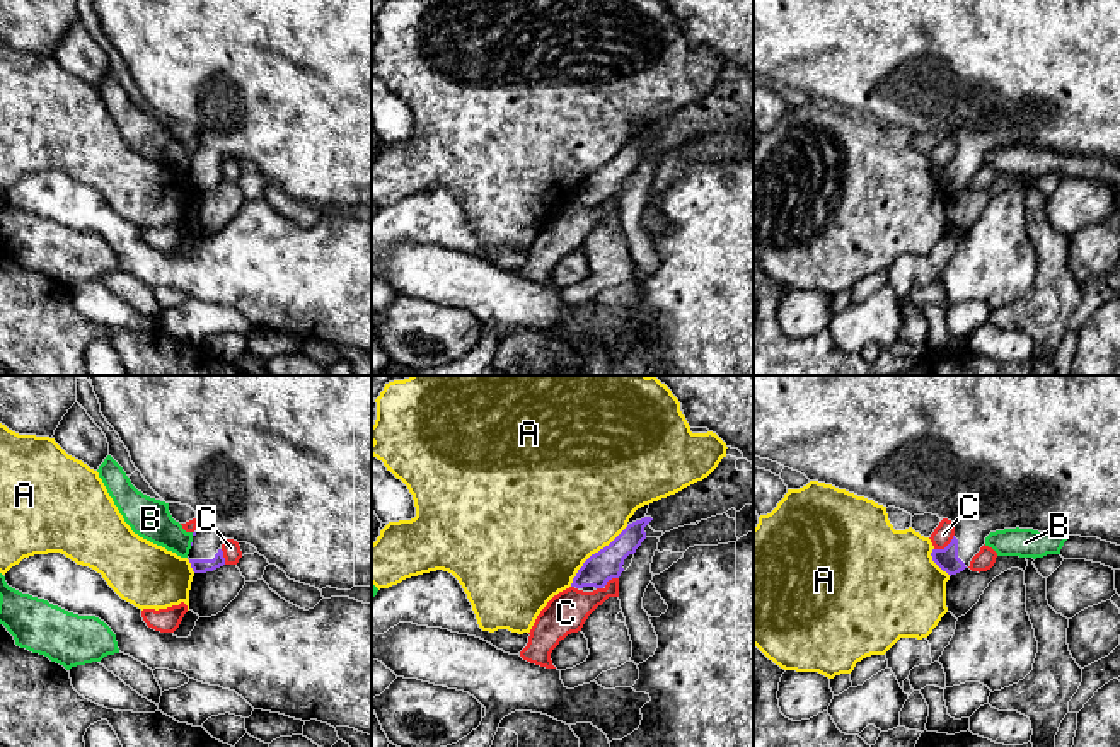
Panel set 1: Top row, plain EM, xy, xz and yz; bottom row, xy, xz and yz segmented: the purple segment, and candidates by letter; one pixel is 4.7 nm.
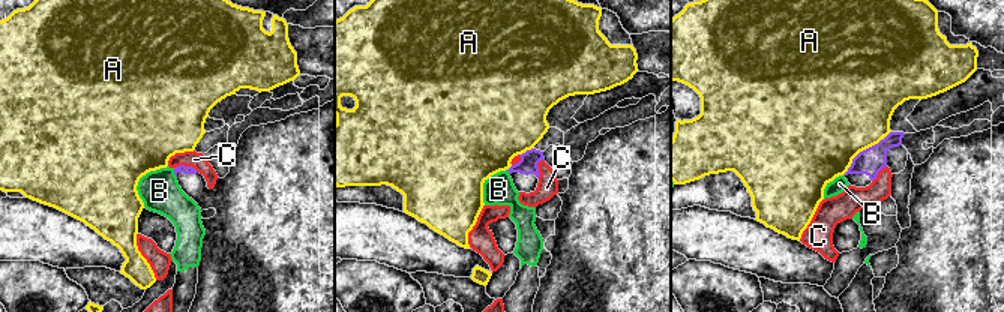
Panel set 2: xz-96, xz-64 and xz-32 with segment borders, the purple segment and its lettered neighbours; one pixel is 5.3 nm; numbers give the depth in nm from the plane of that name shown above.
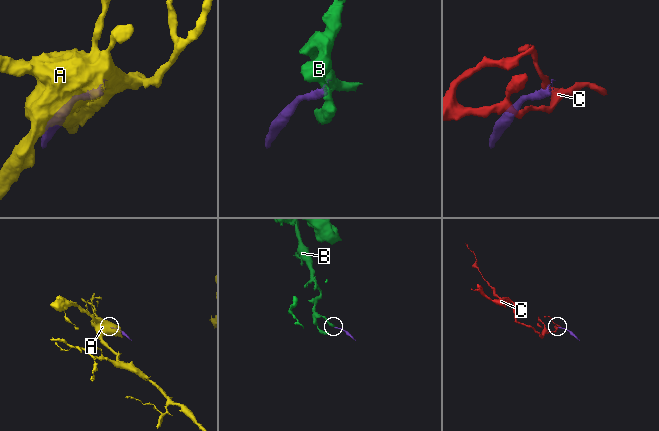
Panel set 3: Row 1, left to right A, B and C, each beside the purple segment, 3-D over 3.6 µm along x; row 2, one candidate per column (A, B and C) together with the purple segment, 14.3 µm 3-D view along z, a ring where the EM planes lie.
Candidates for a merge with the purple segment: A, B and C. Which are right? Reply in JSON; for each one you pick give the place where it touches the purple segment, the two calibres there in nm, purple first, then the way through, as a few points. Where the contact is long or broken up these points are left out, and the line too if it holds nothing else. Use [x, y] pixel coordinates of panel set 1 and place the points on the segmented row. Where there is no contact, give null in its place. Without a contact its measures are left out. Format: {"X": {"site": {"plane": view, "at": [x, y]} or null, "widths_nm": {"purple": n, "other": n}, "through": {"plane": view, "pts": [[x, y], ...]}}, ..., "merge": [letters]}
{"merge": []}

